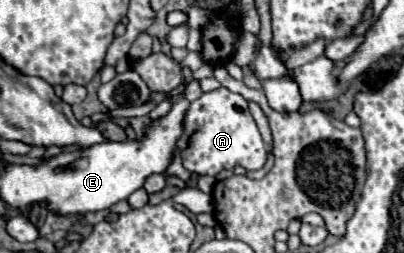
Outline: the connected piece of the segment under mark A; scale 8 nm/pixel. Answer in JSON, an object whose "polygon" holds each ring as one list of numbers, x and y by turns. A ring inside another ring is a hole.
{"polygon":[[226,87,202,93,196,101,190,103,176,147,180,151,182,165,190,173,198,175,218,175,222,169,234,169,236,165,248,171,256,171,262,169,268,159,260,131,248,111,248,101,242,95,228,91]]}

